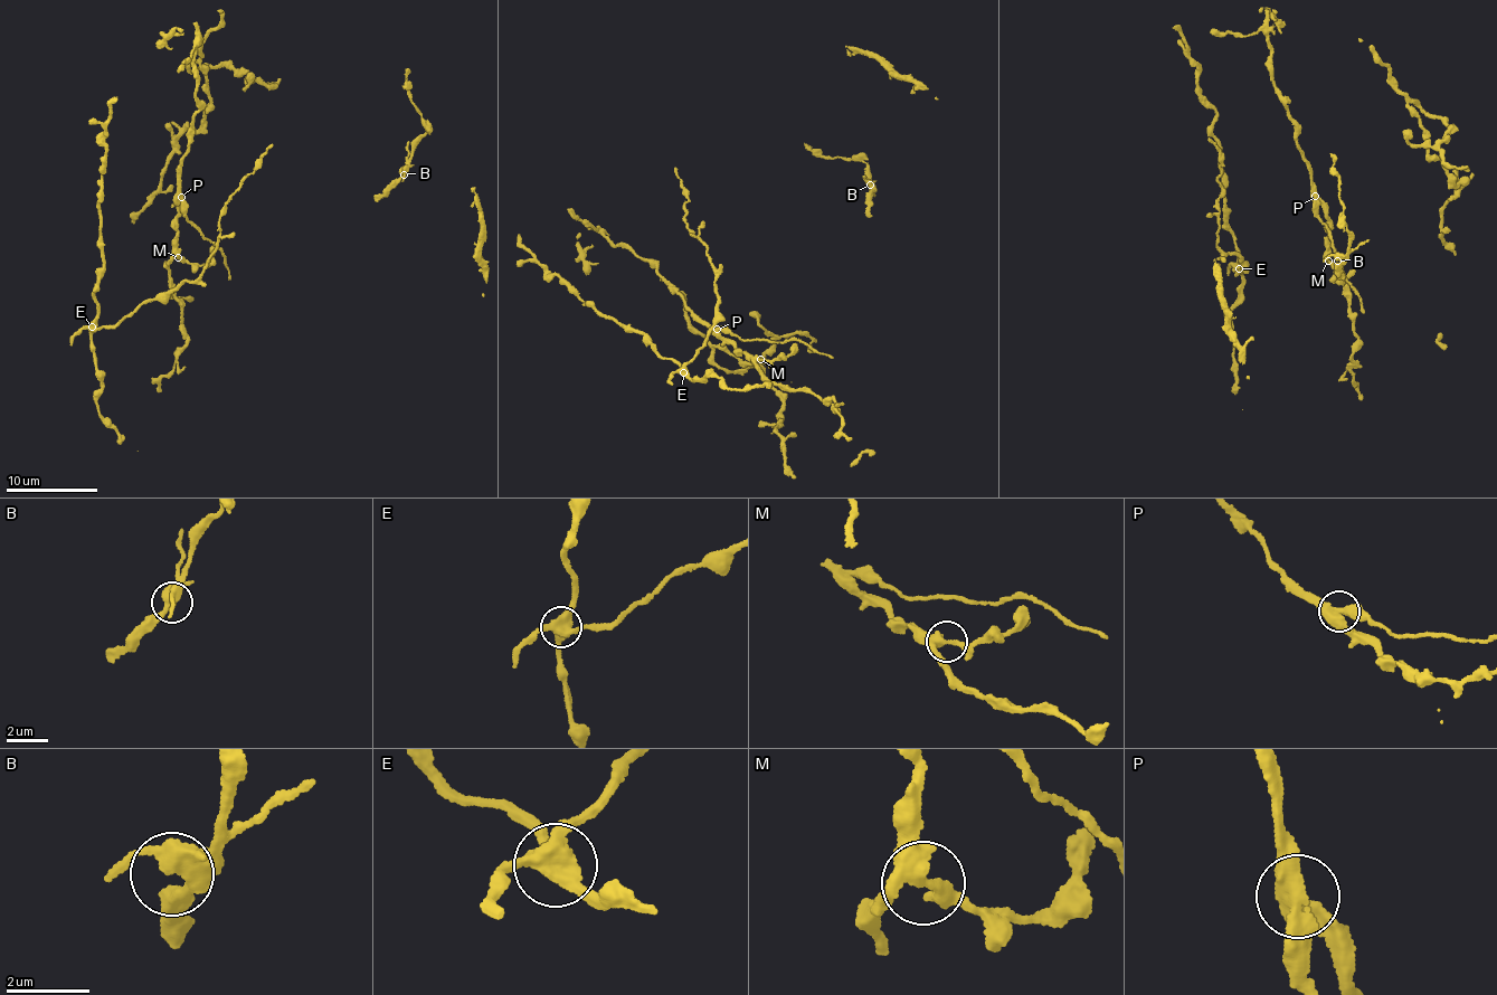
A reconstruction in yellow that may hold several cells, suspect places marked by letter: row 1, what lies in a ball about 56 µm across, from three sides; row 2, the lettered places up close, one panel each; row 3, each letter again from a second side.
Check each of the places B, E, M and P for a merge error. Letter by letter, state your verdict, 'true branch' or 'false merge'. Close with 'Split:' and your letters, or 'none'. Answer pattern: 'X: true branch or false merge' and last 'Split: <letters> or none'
B: true branch
E: false merge
M: true branch
P: false merge
Split: E, P

